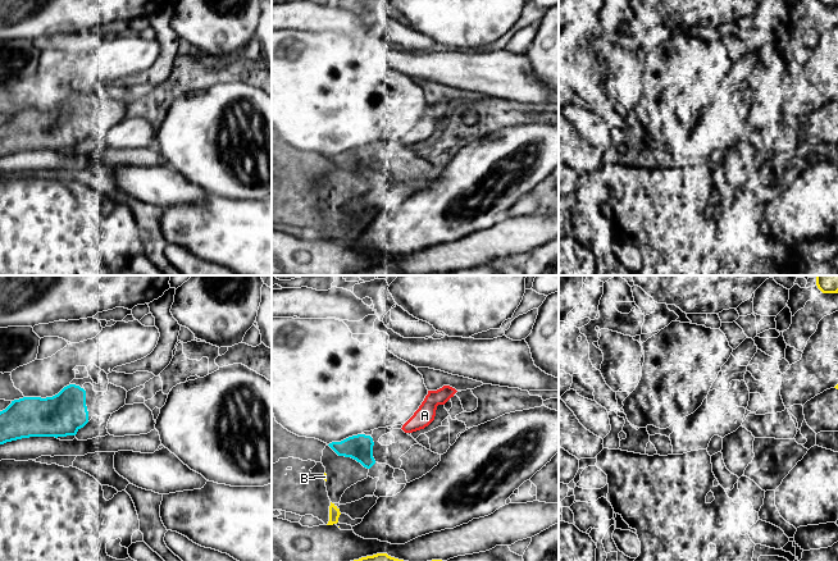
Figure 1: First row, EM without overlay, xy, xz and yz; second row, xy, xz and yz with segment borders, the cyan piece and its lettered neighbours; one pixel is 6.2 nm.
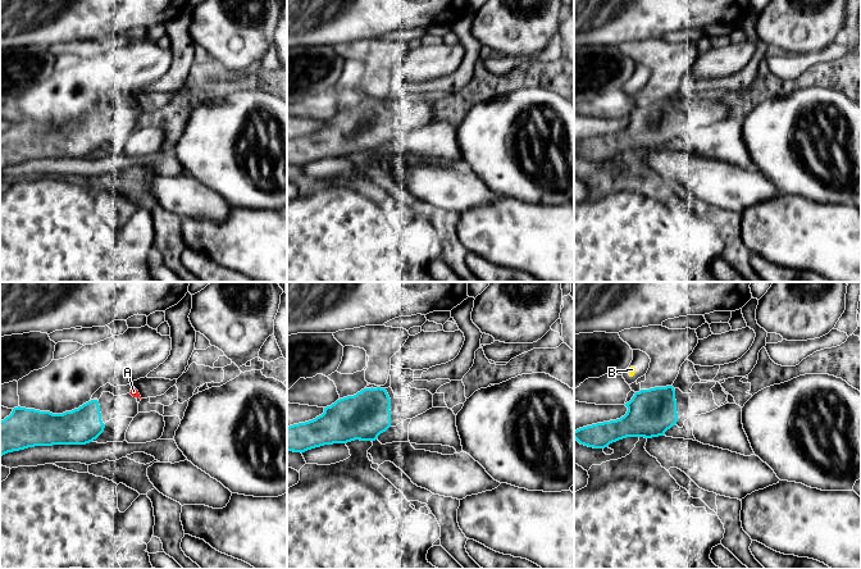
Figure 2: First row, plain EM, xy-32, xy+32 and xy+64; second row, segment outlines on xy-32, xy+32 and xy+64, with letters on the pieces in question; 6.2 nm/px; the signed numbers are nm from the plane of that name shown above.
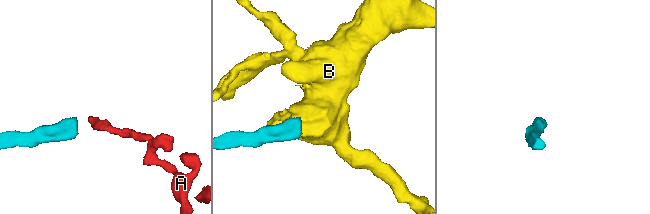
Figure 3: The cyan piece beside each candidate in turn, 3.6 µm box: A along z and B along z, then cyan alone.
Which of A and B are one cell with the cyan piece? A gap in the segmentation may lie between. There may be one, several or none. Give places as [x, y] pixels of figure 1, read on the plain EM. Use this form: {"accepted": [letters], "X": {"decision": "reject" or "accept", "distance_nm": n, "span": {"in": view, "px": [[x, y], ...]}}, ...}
{"accepted": [], "A": {"decision": "reject", "distance_nm": 190, "span": {"in": "xz", "px": [[372, 151], [401, 141]]}}, "B": {"decision": "reject", "distance_nm": 140, "span": {"in": "xz", "px": [[338, 168], [324, 186]]}}}

